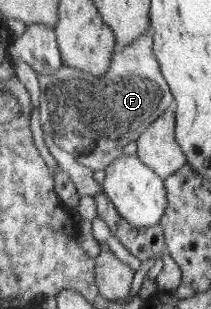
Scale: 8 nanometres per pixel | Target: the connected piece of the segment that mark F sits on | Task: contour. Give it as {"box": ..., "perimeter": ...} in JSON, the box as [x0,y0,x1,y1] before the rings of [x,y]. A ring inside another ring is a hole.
{"box":[36,27,173,171],"perimeter":[[[150,27],[139,37],[136,38],[130,45],[125,48],[117,47],[112,55],[109,67],[106,67],[106,71],[99,75],[85,74],[82,71],[61,66],[54,74],[42,76],[36,74],[36,79],[39,85],[39,117],[40,125],[43,133],[50,135],[50,139],[62,150],[67,151],[75,160],[84,167],[91,169],[92,171],[104,169],[110,161],[116,159],[122,155],[123,147],[126,147],[127,143],[135,142],[135,140],[141,135],[141,132],[150,124],[153,123],[156,118],[162,115],[163,111],[166,111],[166,107],[172,105],[173,97],[170,94],[166,81],[161,77],[160,71],[154,55],[152,55],[152,30]]]}

